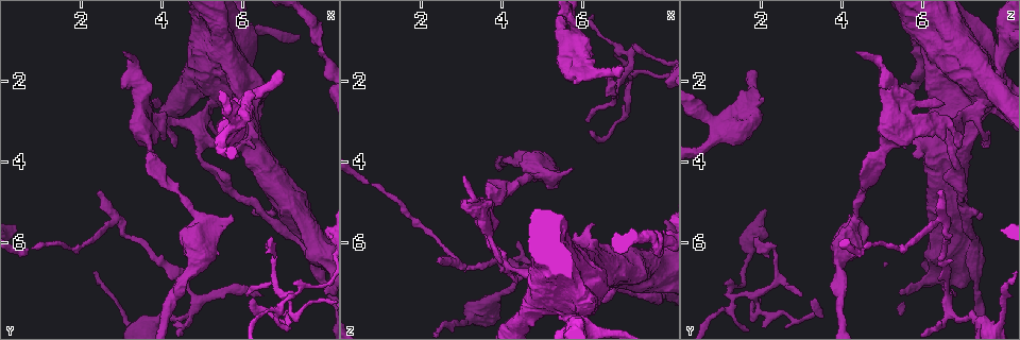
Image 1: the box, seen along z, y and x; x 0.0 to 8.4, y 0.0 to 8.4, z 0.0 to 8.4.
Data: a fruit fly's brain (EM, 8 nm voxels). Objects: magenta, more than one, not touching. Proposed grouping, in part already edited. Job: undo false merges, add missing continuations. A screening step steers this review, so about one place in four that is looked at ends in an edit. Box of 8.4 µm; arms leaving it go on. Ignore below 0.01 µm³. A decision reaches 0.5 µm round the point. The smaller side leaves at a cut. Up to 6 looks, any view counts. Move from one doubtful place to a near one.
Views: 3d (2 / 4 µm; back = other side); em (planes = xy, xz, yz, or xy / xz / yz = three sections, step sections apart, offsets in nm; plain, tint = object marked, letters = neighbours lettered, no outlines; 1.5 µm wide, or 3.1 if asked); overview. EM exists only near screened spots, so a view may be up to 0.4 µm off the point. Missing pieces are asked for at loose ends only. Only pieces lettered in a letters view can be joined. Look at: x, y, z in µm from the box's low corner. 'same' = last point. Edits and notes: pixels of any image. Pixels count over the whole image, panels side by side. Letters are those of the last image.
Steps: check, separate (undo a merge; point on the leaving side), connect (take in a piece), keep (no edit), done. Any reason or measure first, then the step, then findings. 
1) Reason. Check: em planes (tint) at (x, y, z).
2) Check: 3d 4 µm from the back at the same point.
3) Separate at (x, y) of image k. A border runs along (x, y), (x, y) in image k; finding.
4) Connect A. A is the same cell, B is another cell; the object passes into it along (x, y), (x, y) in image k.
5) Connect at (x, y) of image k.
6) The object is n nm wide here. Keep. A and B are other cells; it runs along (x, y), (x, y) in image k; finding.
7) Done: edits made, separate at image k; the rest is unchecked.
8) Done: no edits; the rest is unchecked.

Narrows sharply. Check: 3d 2 µm from the back at (3.70, 3.80, 4.90).

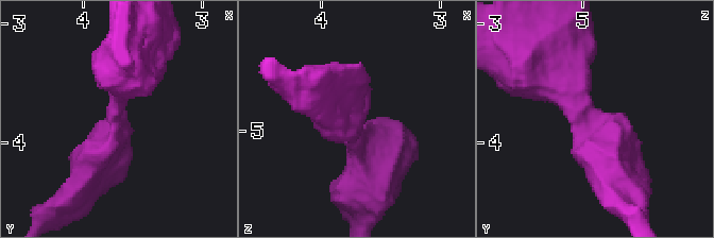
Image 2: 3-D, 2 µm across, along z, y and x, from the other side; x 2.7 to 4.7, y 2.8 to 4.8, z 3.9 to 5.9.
The arms are 240, 420 nm wide; now the EM. Check: em yz step 4 (letters) at (3.72, 3.80, 4.96).

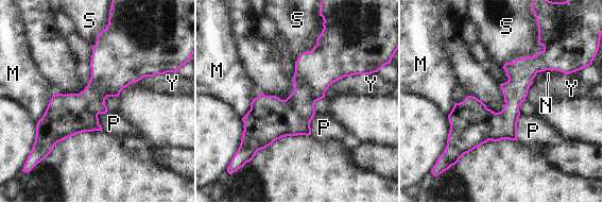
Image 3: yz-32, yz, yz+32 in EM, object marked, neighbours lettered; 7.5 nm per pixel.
Keep. M, N, P, S and Y are other cells; it runs along (552, 64), (518, 83), (494, 124), (450, 138) in image 3; all the same neuron.

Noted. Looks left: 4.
Branch stops here. Check: em planes (letters) at (6.45, 7.25, 6.80).

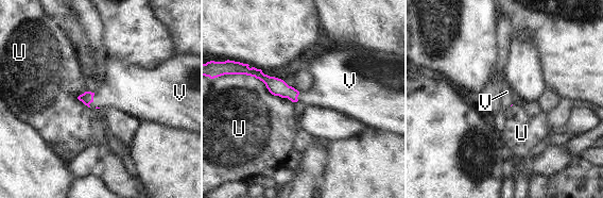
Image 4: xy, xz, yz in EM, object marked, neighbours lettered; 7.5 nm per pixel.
Connect V. V is the same cell, U is another cell; the object passes into it along (87, 97), (92, 100), (122, 86) in image 4; the neuron continues.

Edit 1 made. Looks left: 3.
See it whole again. Check: overview.

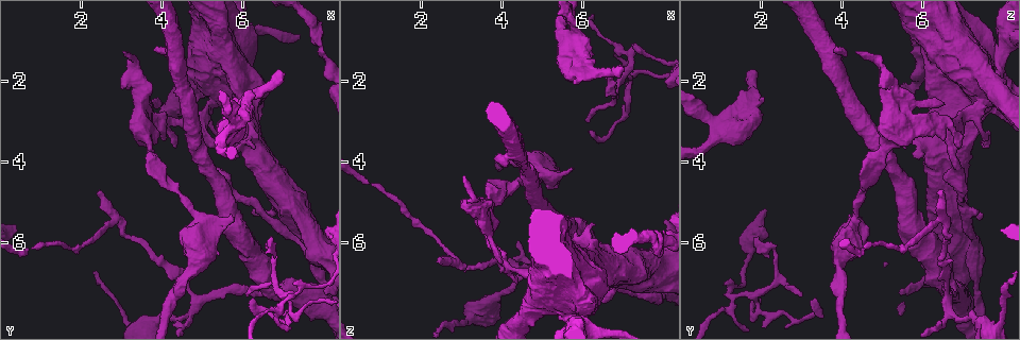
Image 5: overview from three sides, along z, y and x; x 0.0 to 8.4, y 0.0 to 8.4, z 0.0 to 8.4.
Looks like a crossing. Check: em planes (letters) at (7.10, 7.35, 1.90).

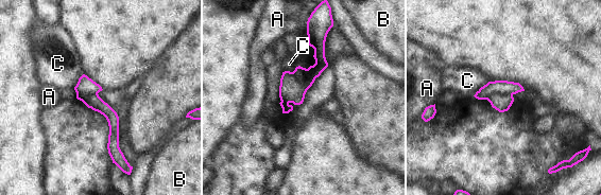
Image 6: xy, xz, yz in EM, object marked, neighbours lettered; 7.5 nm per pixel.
Separate at (501, 103) of image 6. A, B and C are other cells; a border runs along (512, 93), (494, 93), (487, 100) in image 6; two neurons meet here.

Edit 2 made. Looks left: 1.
Done: edits made, connect at image 4, separate at image 6; the rest is unchecked.

